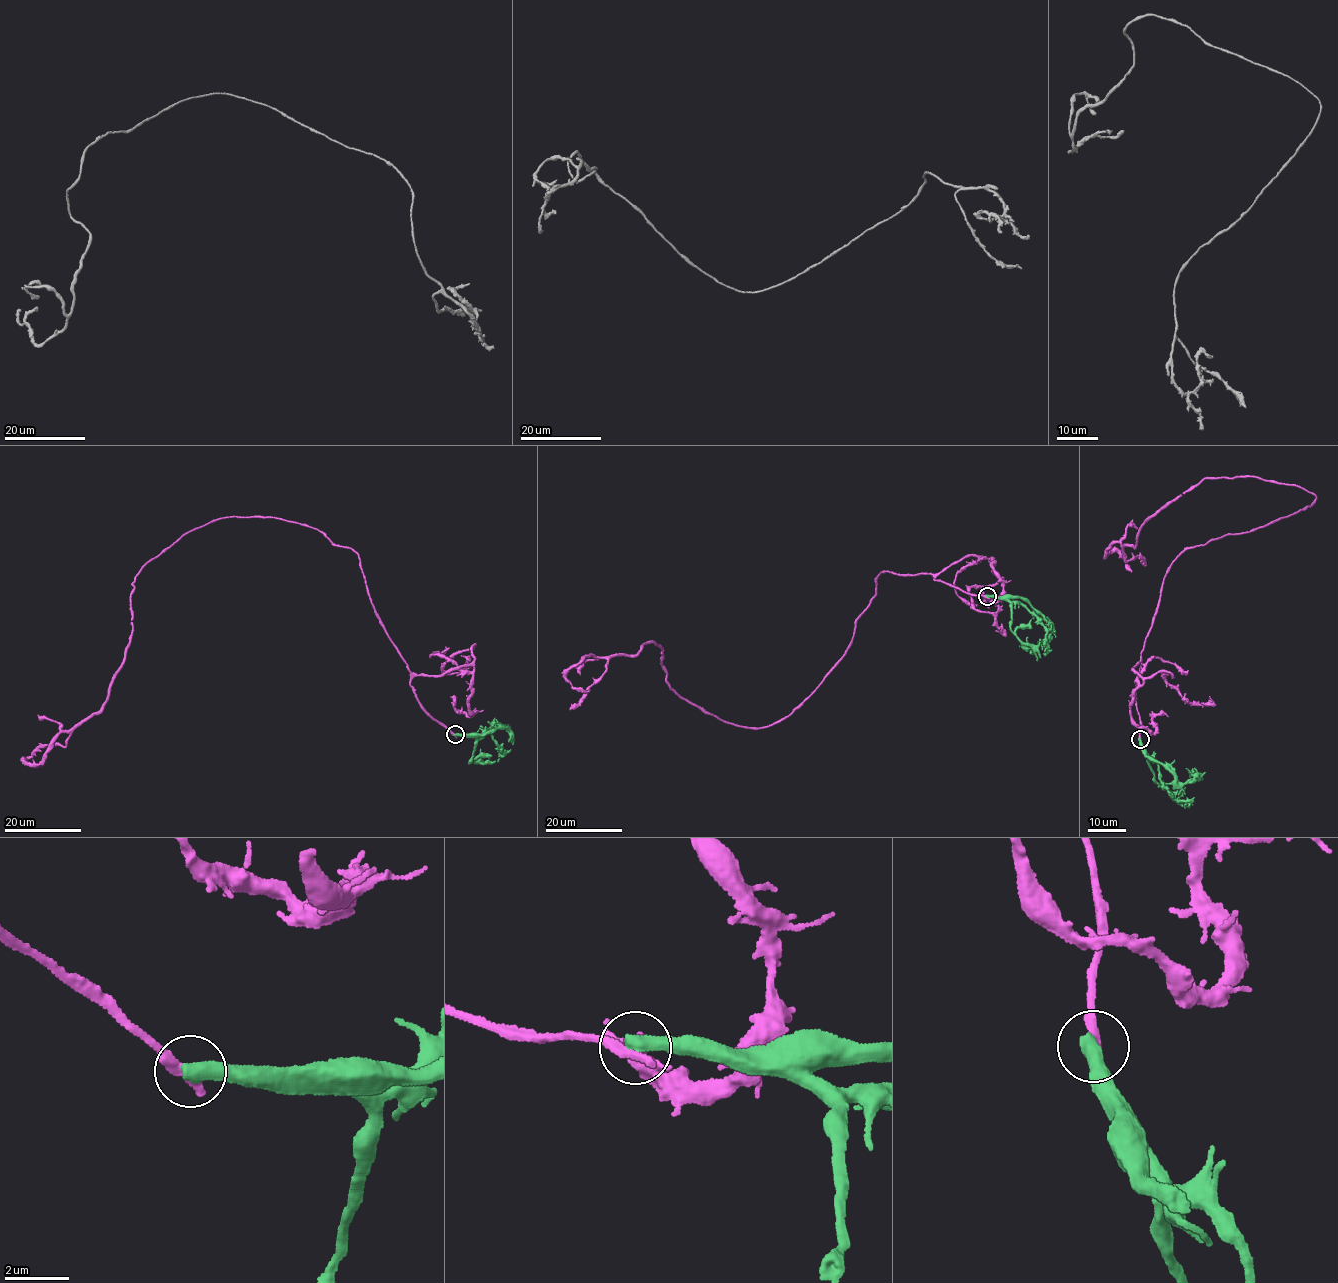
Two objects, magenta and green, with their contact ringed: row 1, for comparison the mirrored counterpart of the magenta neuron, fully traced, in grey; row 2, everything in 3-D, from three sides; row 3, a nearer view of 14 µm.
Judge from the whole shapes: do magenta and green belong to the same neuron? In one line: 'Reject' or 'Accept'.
Reject

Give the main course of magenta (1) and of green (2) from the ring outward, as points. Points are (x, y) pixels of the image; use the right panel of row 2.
1: (1140, 739), (1136, 679), (1166, 572), (1314, 493), (1203, 479), (1135, 546), (1107, 549), (1132, 572)
2: (1140, 739), (1146, 756), (1163, 764), (1181, 783), (1188, 782), (1199, 775), (1199, 779), (1192, 770), (1188, 773)

